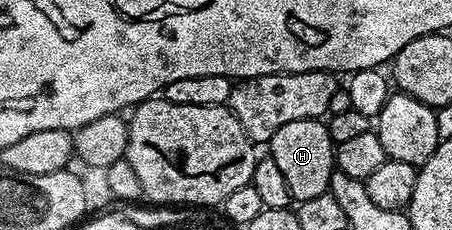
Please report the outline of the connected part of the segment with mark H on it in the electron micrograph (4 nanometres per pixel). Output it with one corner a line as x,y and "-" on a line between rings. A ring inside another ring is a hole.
324,120
296,121
287,123
287,127
279,127
267,143
267,153
283,170
294,202
300,203
328,193
329,180
335,172
335,146

